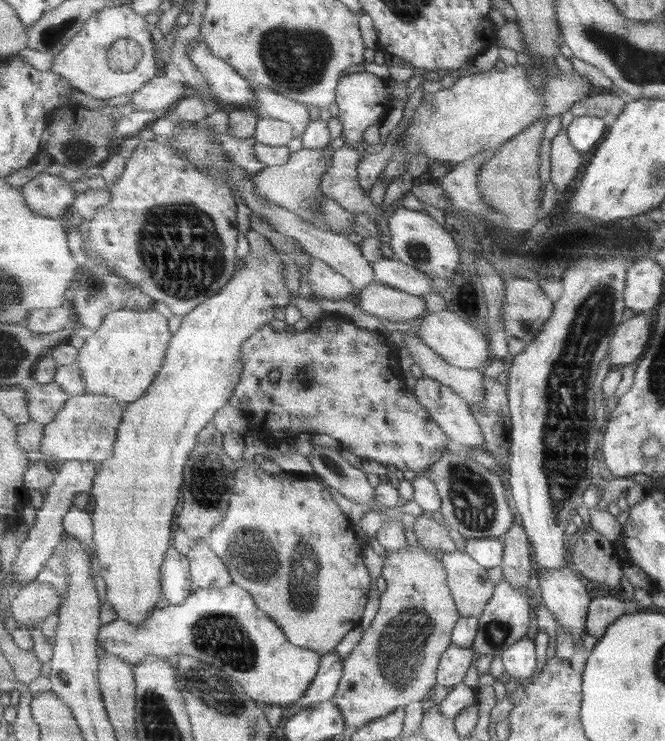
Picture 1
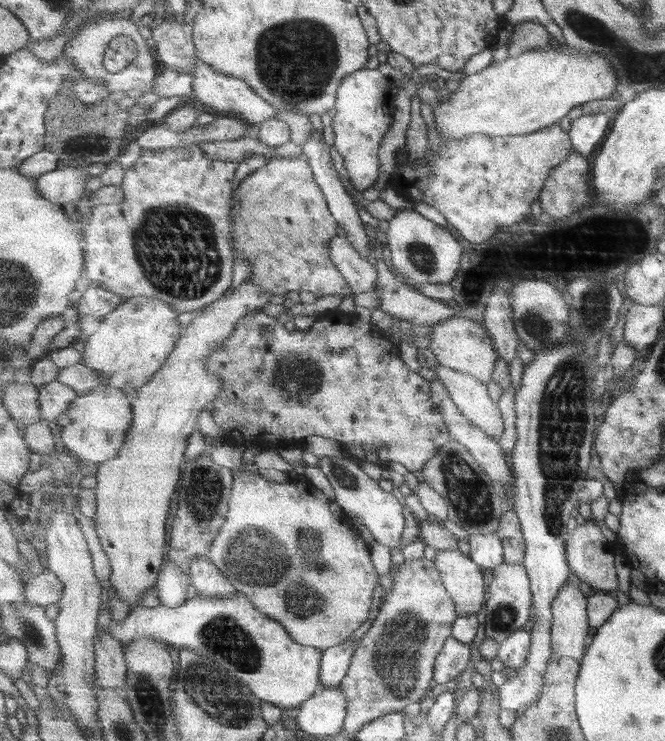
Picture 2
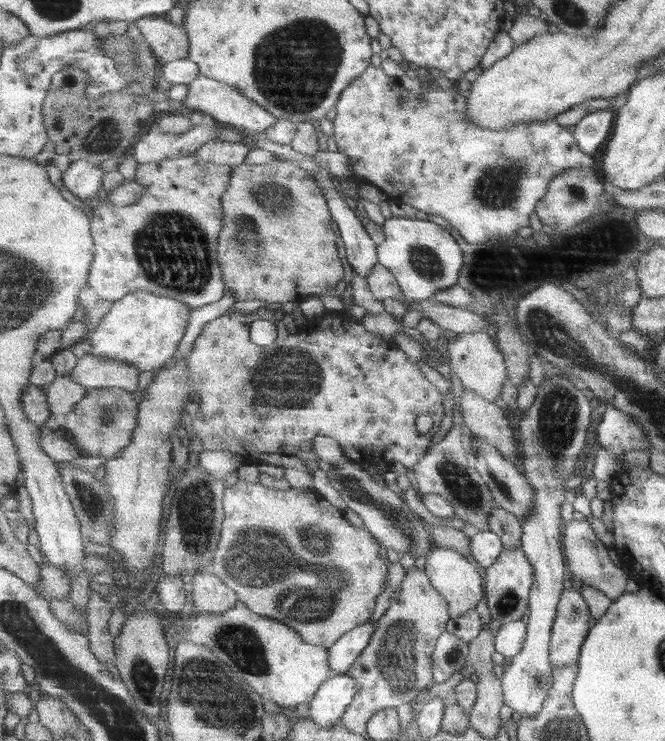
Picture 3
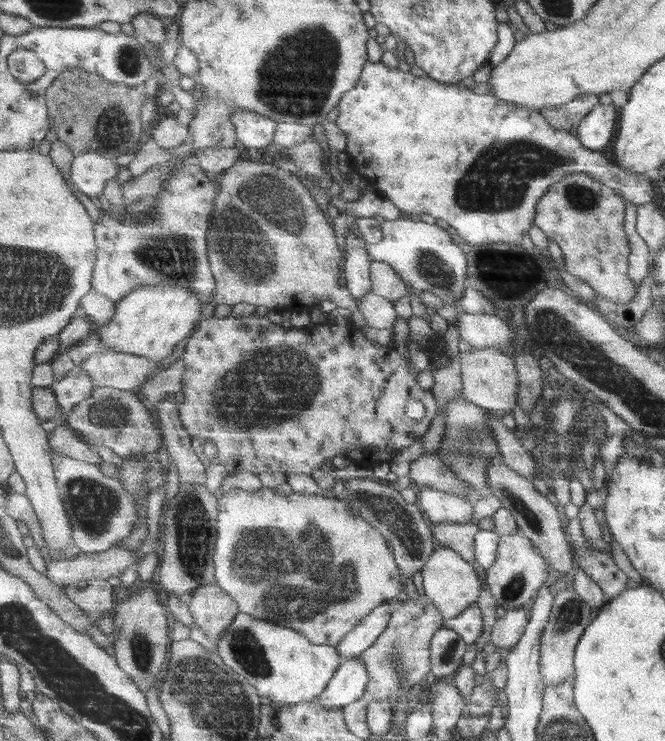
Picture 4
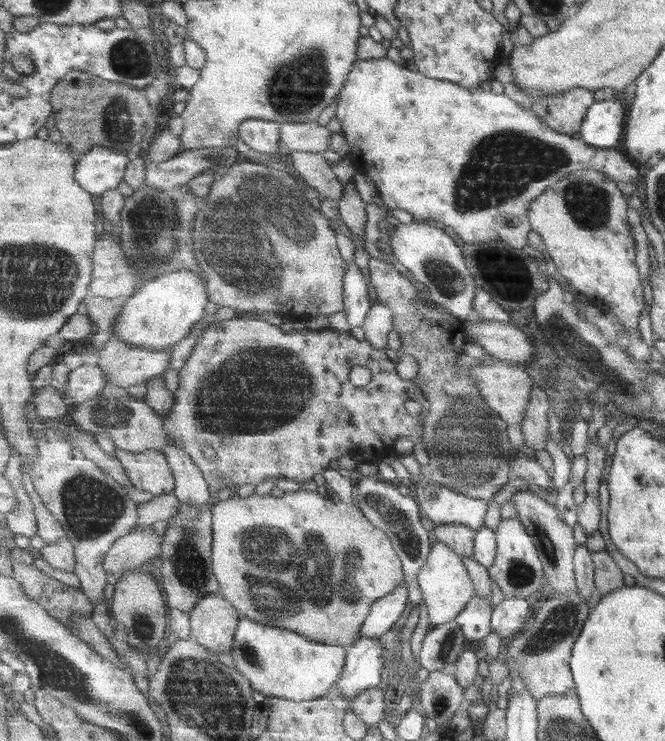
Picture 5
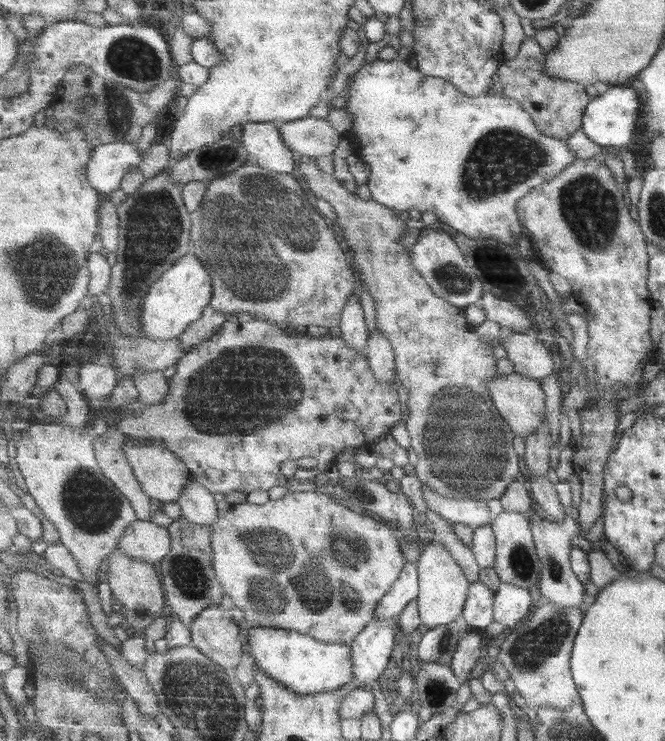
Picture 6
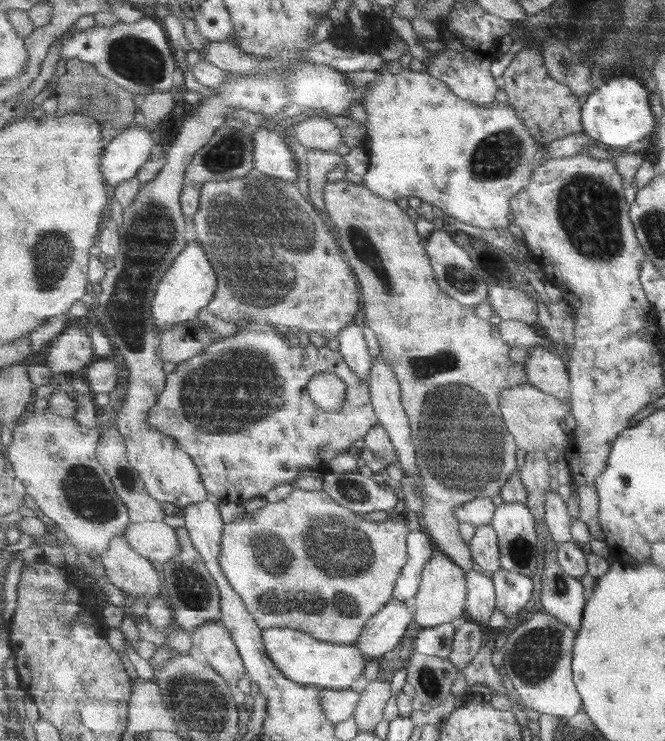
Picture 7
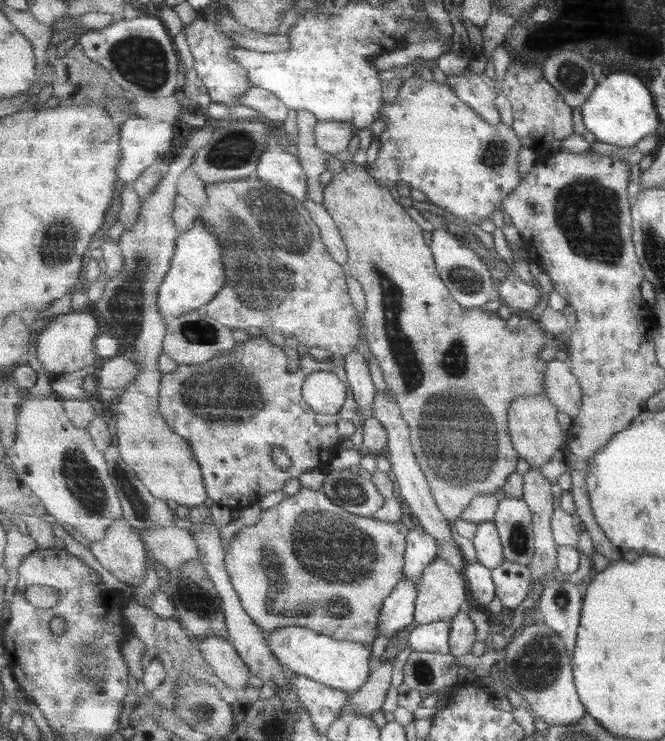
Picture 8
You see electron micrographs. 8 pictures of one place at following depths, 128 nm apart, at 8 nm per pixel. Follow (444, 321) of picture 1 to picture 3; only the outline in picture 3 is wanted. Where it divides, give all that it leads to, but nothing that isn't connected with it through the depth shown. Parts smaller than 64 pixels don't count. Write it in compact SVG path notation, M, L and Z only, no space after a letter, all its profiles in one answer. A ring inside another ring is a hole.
M479 331L458 333L453 340L448 341L448 356L445 363L446 367L451 368L461 380L463 386L474 390L485 400L493 403L501 396L503 384L508 378L508 368L505 355L491 333Z

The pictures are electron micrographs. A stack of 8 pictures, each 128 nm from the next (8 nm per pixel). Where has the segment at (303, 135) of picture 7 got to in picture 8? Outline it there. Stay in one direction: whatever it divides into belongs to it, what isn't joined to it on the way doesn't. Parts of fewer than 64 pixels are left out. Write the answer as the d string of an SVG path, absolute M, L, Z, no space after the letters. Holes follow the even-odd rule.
M319 121L314 131L317 146L331 154L347 151L354 136L349 122Z

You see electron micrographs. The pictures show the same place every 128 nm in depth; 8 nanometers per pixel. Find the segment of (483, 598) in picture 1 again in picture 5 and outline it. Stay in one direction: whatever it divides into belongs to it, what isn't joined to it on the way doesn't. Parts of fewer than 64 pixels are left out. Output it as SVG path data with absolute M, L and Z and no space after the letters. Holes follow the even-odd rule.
M439 540L432 547L427 564L419 572L418 580L424 594L431 627L455 621L468 606L469 601L477 595L476 586L469 576L463 558L448 544Z

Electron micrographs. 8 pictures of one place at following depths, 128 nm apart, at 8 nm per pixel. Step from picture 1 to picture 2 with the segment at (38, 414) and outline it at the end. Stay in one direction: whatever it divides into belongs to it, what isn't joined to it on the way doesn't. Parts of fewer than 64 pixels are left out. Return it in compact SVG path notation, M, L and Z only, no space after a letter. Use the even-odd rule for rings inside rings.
M59 380L46 385L41 385L40 410L43 422L59 420L59 417L71 406L71 403L79 396L72 386Z

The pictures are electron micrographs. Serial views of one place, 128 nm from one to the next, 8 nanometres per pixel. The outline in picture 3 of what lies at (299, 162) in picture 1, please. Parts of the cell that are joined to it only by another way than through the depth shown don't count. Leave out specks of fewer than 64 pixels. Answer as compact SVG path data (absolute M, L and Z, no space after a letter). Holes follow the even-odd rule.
M278 160L266 164L247 164L243 163L232 169L232 180L228 183L228 191L222 198L224 206L224 226L221 232L221 268L224 270L224 281L226 289L233 291L235 300L264 300L269 304L279 306L285 302L295 301L301 302L308 296L327 294L329 290L335 289L335 286L345 278L348 273L348 266L343 266L343 260L339 254L339 246L337 245L337 234L333 232L333 219L330 208L324 195L324 191L320 185L315 184L314 180L308 175L306 169L301 168L294 162Z

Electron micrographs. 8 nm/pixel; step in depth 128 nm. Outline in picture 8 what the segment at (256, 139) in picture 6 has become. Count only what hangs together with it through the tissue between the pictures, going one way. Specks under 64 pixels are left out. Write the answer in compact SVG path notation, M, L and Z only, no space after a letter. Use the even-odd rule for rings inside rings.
M277 141L265 149L259 158L257 178L296 196L299 202L308 197L307 173L300 159L285 151L284 142Z

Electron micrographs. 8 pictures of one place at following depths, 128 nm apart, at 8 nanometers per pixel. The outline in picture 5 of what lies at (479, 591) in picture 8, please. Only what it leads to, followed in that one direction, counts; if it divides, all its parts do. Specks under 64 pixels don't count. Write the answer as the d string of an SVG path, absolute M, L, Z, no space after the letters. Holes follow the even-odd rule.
M476 595L456 618L469 643L481 641L491 634L493 609L491 602Z

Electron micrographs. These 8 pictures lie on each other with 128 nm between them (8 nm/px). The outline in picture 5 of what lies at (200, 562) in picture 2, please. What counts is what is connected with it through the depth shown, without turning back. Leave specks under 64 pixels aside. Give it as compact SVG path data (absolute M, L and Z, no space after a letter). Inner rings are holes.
M223 593L207 594L189 613L193 640L214 653L232 654L241 614Z

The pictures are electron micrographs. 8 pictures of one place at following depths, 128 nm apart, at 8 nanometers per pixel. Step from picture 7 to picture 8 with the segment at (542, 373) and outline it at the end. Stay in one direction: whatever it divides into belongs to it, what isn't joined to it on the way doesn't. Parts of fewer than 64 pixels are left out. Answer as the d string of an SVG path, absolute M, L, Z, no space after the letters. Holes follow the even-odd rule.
M553 359L547 362L545 381L546 396L560 412L574 418L582 407L582 388L579 379L570 368L569 361Z

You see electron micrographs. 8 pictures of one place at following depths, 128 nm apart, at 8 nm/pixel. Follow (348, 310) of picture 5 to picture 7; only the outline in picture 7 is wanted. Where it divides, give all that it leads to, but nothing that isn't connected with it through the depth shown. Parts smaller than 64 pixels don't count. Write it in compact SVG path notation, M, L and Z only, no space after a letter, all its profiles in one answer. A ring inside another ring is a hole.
M356 322L350 324L340 332L338 340L339 350L353 372L356 372L360 379L368 384L374 356L369 350L363 329Z

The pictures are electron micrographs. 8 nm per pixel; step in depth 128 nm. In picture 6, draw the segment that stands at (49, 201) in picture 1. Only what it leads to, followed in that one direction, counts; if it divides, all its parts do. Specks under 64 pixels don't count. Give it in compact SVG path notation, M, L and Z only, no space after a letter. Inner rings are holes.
M111 142L94 147L91 160L88 162L88 181L104 196L122 188L125 175L132 168L140 166L143 154L139 153L136 142Z

